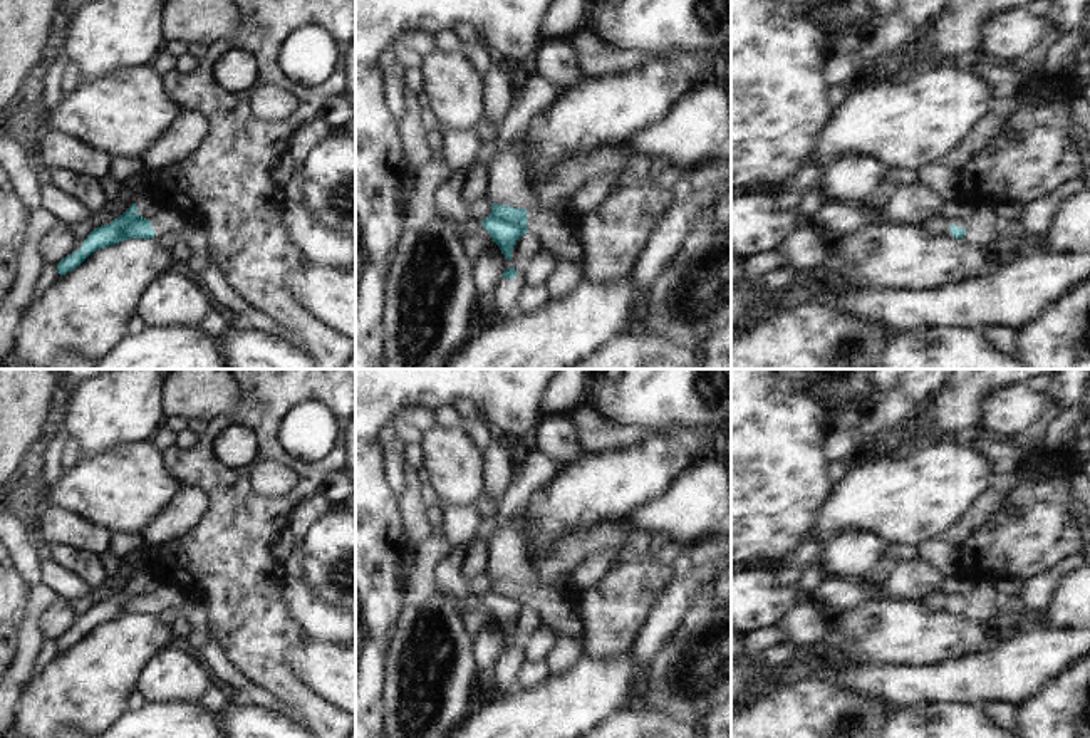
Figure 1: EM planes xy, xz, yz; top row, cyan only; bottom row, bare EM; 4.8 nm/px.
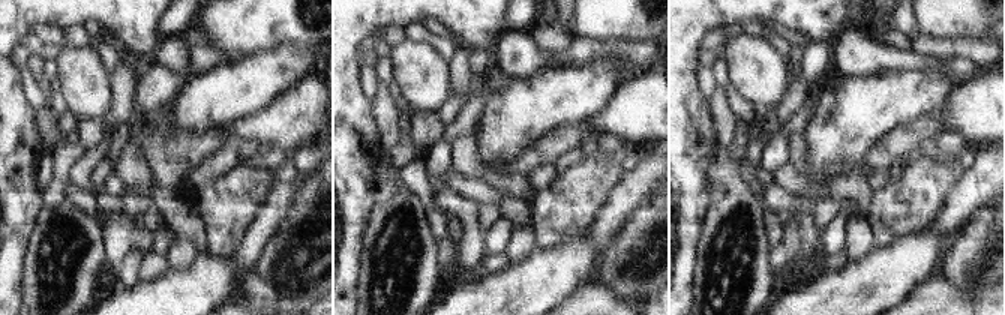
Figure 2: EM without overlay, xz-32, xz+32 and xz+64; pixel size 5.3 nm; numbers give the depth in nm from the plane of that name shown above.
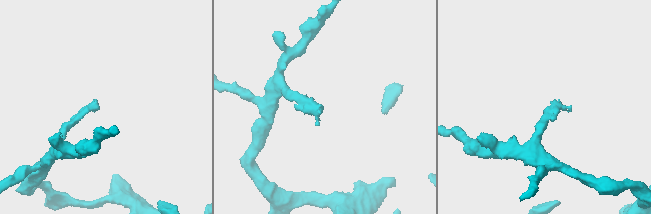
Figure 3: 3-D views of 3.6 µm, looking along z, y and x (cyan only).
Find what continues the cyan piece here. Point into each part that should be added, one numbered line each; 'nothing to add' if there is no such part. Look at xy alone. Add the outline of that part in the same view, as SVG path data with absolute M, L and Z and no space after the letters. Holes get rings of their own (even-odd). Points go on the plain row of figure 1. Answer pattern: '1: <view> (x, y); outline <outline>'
1: xy (165, 594); outline M158 582L154 592L151 594L151 602L154 607L178 607L184 599L181 585Z

